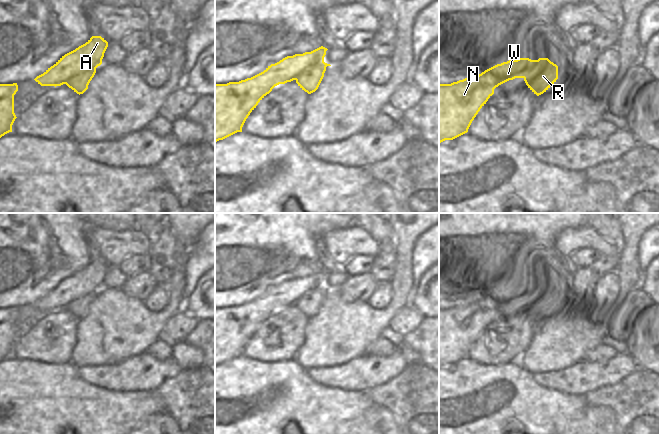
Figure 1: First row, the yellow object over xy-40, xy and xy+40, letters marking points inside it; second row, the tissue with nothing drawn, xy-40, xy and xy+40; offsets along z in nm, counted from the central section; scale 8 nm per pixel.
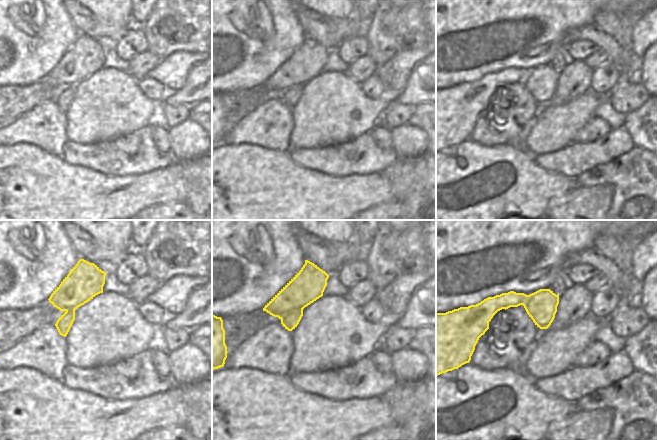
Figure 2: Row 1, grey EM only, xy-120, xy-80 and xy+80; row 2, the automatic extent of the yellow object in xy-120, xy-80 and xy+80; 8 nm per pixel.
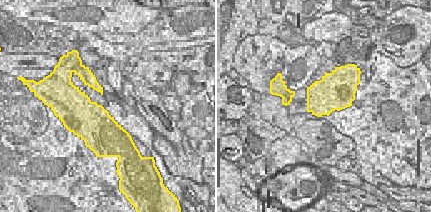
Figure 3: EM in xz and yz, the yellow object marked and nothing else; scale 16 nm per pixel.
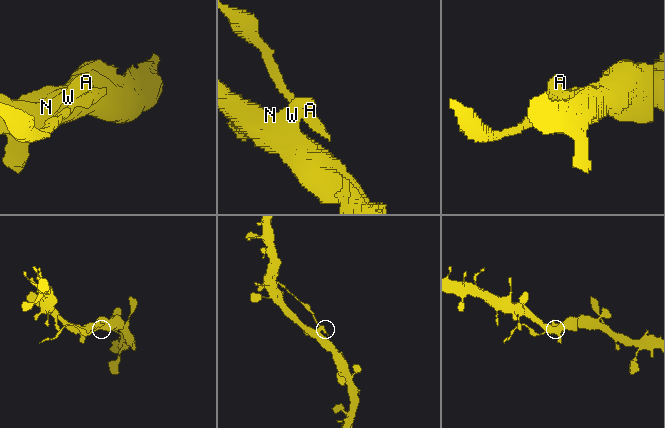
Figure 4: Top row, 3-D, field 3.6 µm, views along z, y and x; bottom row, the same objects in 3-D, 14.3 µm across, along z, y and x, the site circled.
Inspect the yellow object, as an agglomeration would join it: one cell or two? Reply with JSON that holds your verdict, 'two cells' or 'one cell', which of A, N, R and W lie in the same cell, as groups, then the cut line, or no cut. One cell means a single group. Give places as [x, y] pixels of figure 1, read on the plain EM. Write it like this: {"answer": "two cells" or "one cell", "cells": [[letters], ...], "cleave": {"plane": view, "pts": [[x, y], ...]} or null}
{"answer": "two cells", "cells": [["A", "N", "W"], ["R"]], "cleave": {"plane": "xy-40", "pts": [[95, 292], [85, 294], [73, 300], [66, 308]]}}

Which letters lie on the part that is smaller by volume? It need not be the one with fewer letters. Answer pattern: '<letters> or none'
R

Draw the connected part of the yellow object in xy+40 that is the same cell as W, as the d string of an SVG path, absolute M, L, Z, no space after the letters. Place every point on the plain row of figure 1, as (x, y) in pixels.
M529 282L509 284L477 300L439 308L439 367L467 357L494 313L509 304L524 302L537 287Z

